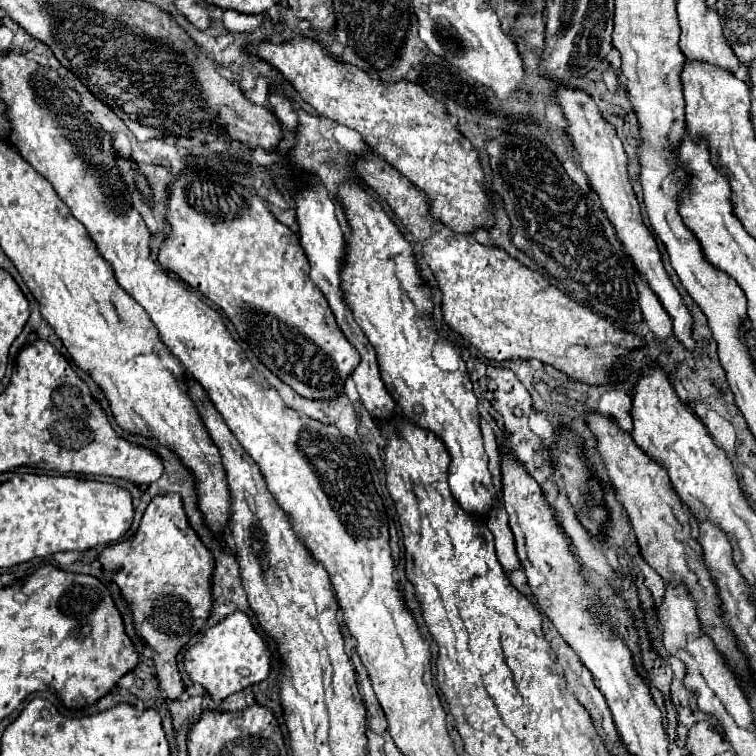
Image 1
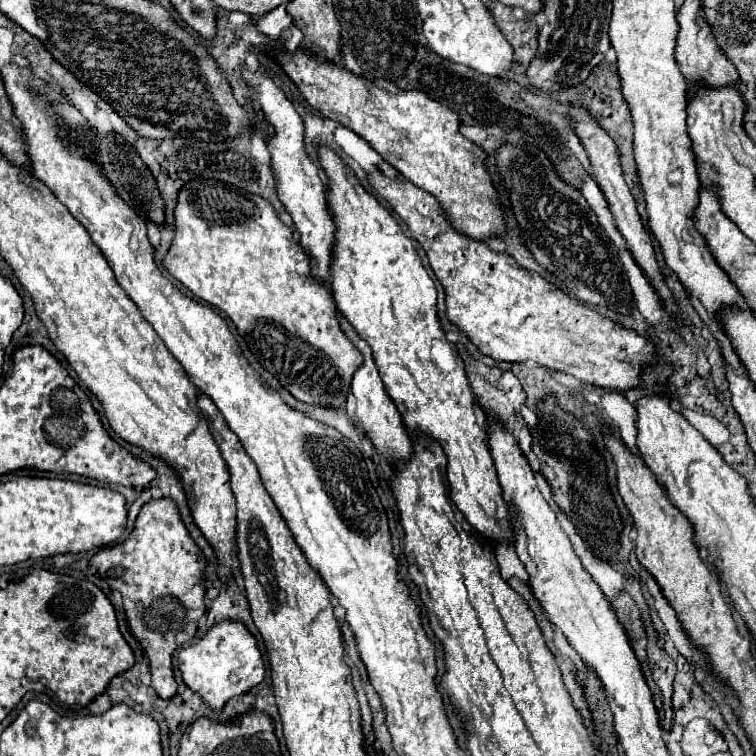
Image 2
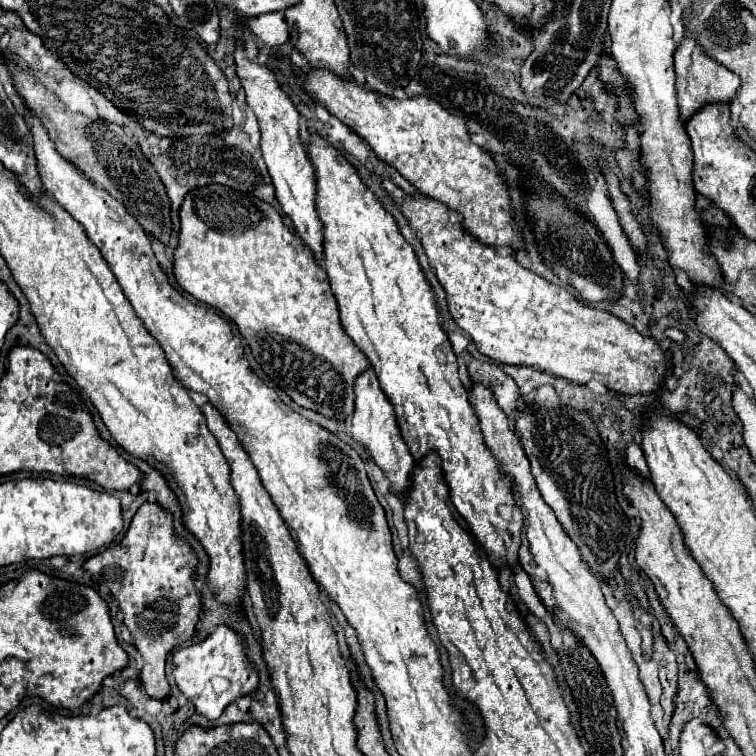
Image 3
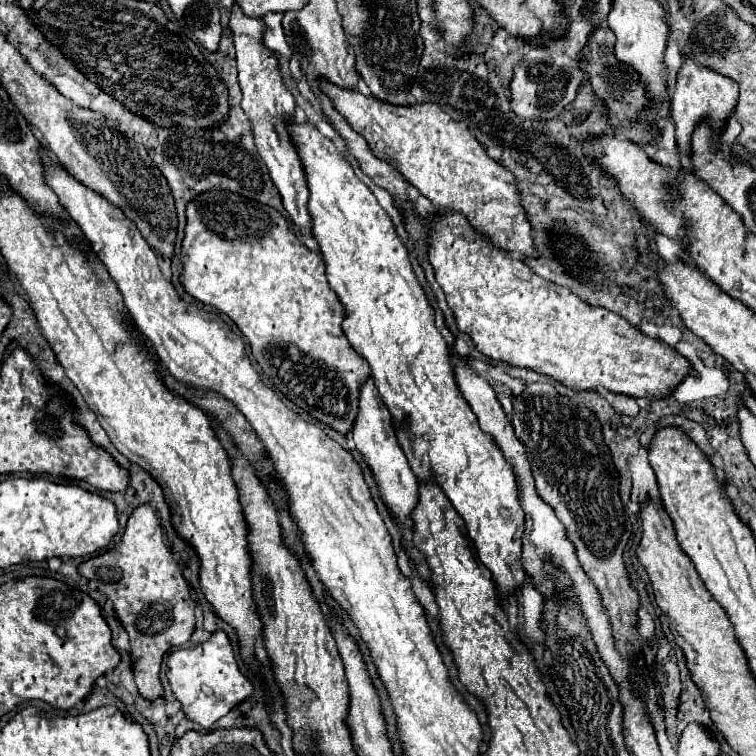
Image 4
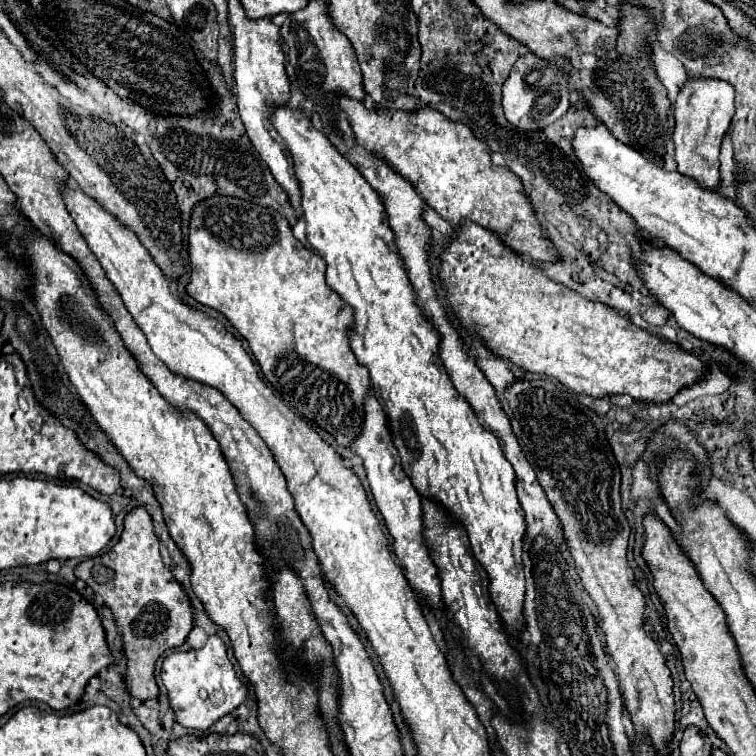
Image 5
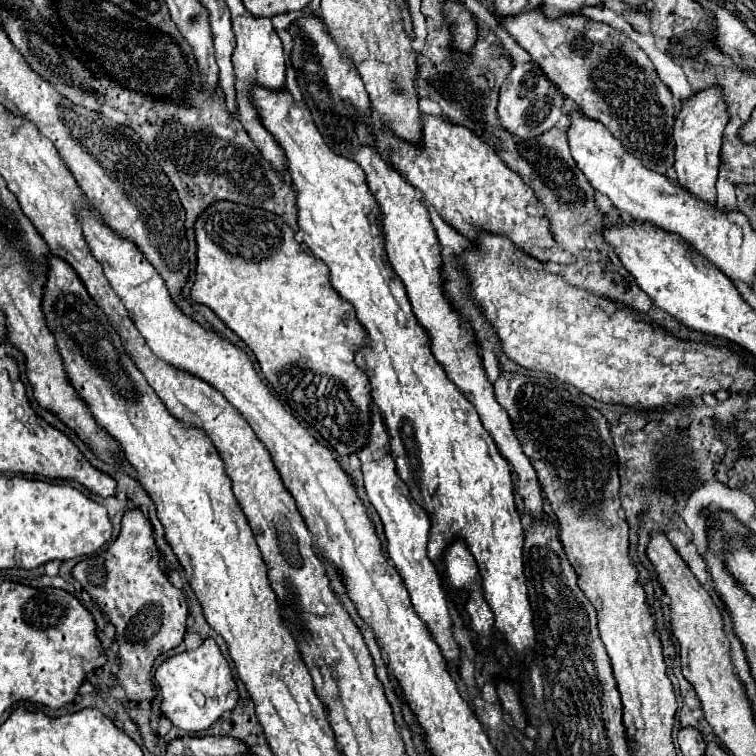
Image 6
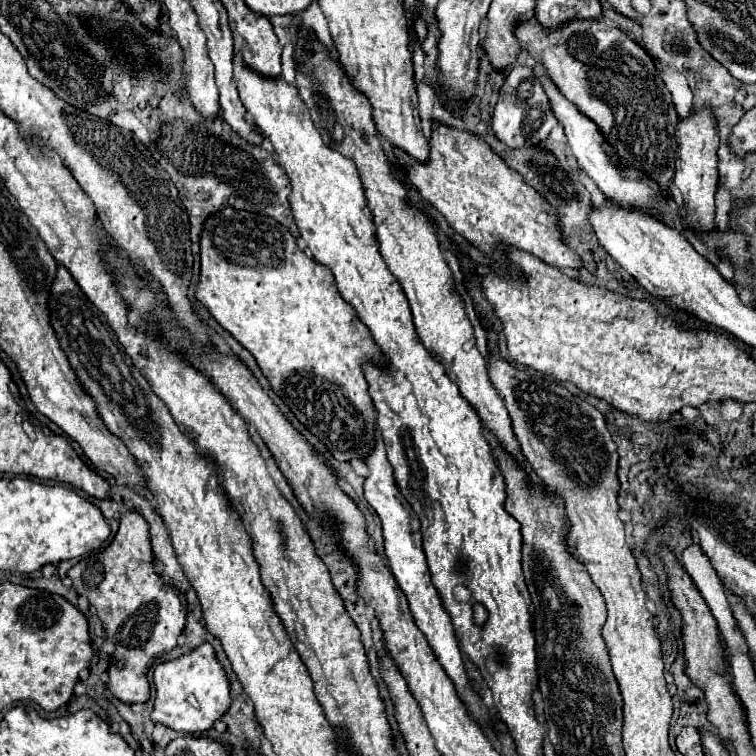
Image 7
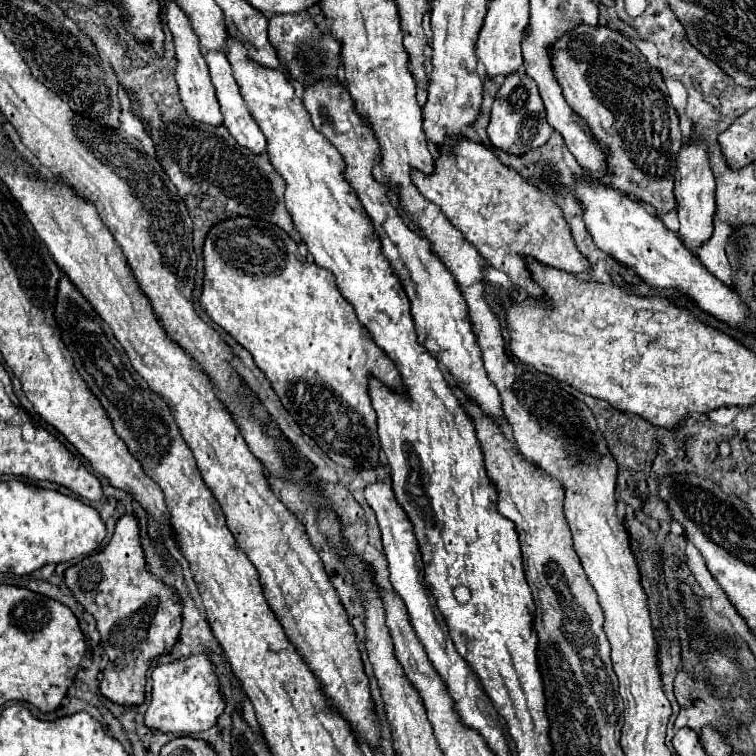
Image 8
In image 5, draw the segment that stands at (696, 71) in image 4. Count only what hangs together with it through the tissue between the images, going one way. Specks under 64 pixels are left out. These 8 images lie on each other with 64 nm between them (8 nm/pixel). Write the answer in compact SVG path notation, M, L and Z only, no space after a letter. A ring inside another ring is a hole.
M692 78L684 82L682 90L676 96L674 102L674 118L676 118L676 128L672 134L672 140L676 144L676 162L678 162L678 172L692 176L706 188L718 188L720 180L720 142L730 126L730 120L734 116L734 88L732 84L718 80L718 78Z

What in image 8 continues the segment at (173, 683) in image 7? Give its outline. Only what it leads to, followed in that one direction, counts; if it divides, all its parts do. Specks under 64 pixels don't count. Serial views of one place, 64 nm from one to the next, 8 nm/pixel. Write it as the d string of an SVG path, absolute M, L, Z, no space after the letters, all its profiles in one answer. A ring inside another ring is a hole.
M198 652L188 658L156 666L152 670L152 702L146 712L146 726L162 732L186 732L198 734L210 730L218 716L224 712L226 700L220 692L220 680L216 666L212 664L208 652Z

